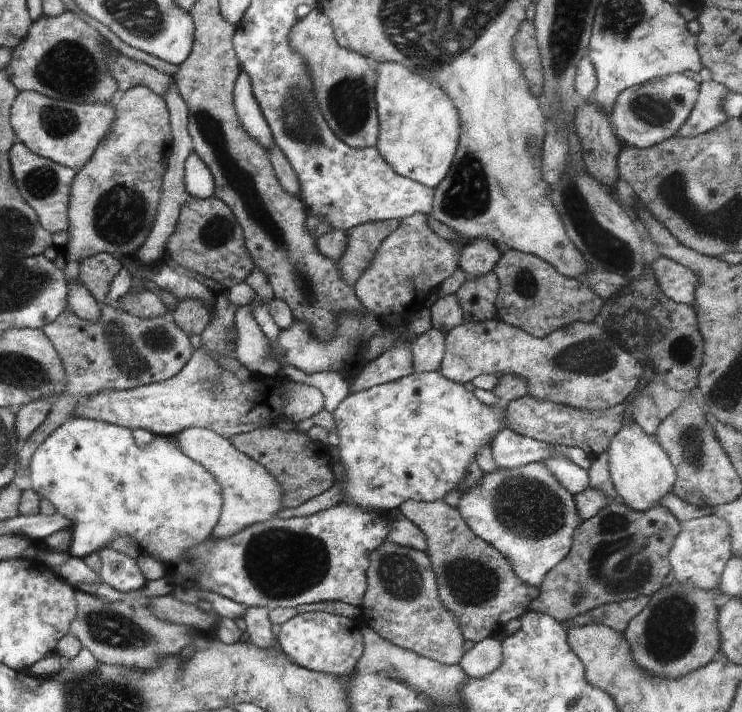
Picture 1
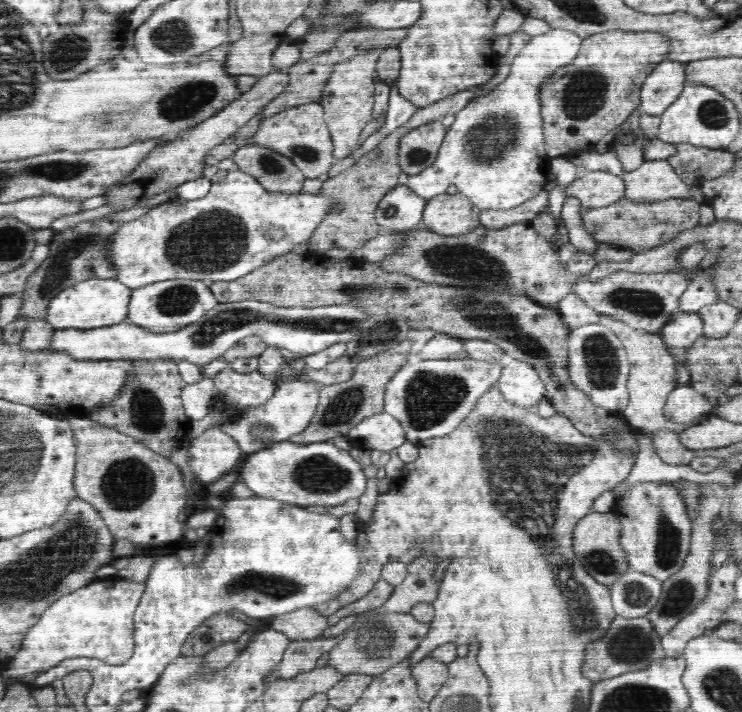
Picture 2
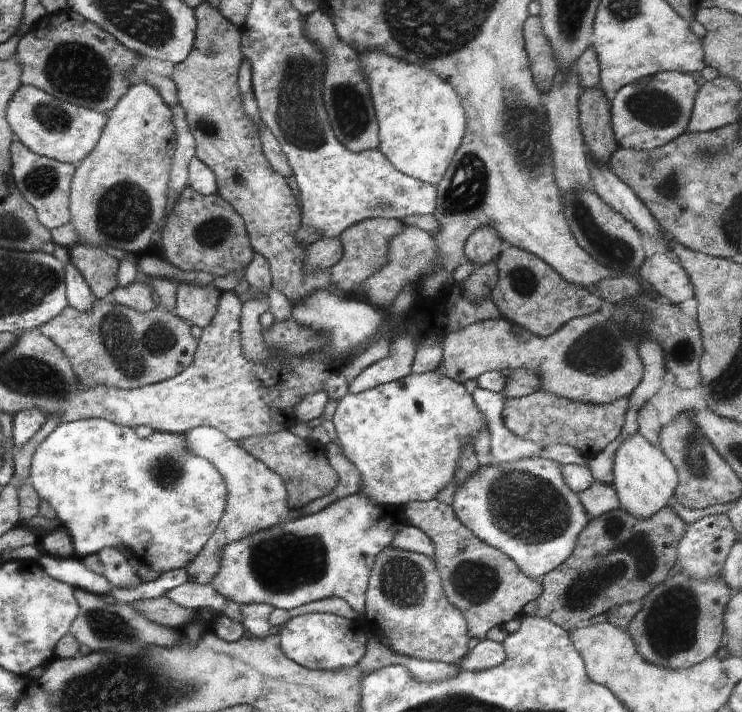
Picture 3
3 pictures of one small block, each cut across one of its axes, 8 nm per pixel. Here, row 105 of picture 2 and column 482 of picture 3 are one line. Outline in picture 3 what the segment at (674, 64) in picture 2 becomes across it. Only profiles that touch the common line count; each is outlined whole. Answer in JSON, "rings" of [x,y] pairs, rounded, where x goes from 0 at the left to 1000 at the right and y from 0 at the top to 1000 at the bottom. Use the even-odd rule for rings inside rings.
{"rings":[[[650,897],[637,902],[632,916],[623,924],[623,940],[633,941],[633,944],[644,944],[644,941],[655,941],[677,933],[679,930],[681,909],[679,903]]]}

